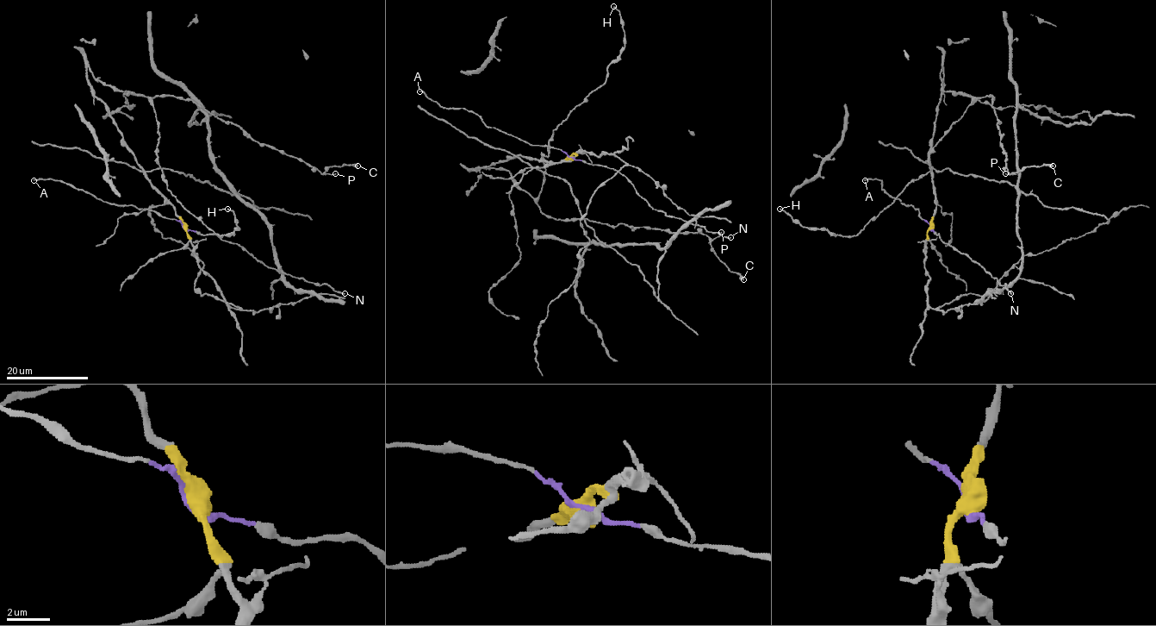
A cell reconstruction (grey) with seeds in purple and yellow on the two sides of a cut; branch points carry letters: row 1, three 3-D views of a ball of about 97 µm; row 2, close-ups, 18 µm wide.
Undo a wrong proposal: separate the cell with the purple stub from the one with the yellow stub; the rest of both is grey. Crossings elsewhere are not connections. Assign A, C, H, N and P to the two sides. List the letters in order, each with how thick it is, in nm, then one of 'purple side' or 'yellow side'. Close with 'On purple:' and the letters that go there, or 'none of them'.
A: 240 nm | purple side
C: 550 nm | yellow side
H: 260 nm | yellow side
N: 220 nm | purple side
P: 110 nm | yellow side
On purple: A, N

